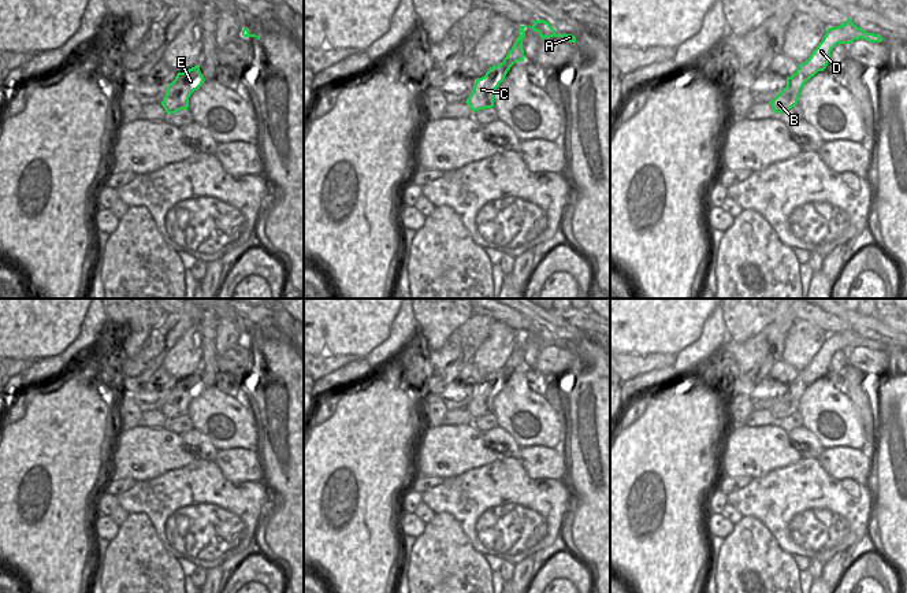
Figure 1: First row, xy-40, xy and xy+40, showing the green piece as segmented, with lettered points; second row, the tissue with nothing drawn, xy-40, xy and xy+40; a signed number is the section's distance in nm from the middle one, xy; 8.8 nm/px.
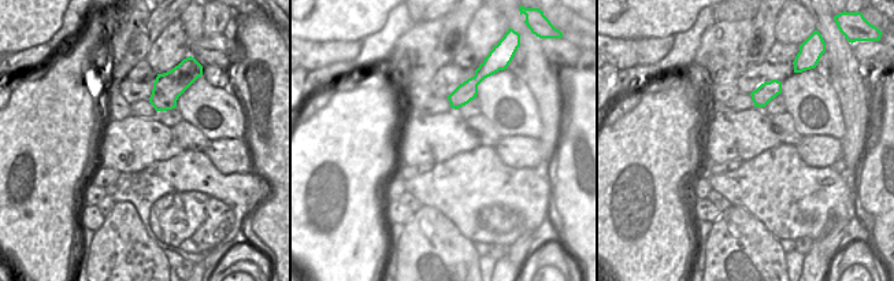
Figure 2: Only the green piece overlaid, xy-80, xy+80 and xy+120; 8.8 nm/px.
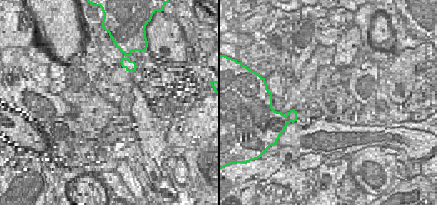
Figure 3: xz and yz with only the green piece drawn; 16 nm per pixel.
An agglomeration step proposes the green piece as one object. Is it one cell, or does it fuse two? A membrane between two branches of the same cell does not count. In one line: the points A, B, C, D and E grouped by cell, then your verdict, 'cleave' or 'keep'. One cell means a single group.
A D / B C E; cleave

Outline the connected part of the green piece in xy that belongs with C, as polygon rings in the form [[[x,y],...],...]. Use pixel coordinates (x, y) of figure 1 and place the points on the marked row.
[[[497,64],[490,67],[484,77],[476,79],[473,90],[465,101],[473,112],[494,107],[494,92],[509,70],[508,64]]]

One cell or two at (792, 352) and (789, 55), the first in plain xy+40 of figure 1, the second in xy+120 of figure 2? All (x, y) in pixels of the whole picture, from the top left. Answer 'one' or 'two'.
two

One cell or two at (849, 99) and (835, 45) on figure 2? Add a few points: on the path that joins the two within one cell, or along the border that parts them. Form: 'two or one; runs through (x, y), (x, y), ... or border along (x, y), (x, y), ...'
one; runs through (849, 85), (845, 78), (842, 59)

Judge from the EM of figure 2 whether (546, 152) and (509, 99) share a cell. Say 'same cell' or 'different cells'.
different cells

